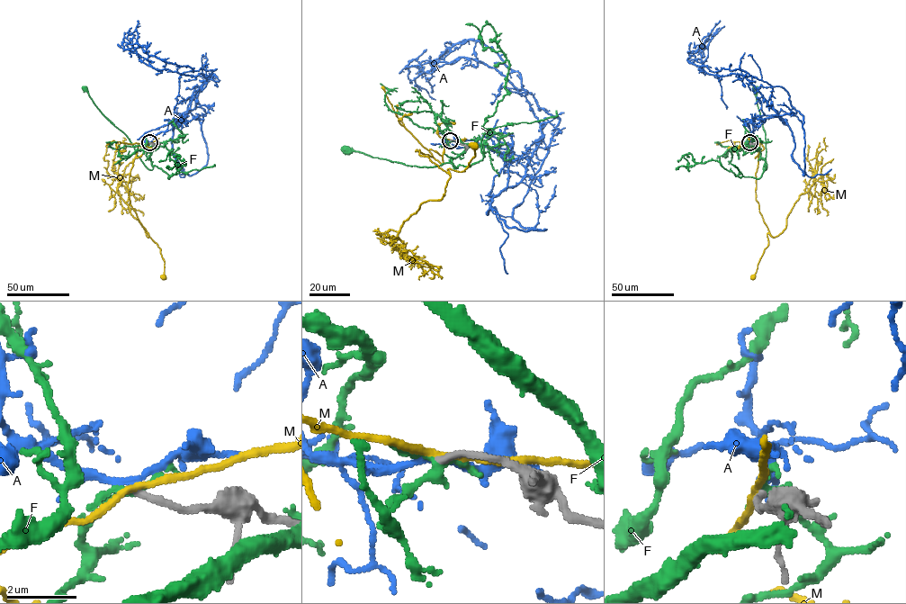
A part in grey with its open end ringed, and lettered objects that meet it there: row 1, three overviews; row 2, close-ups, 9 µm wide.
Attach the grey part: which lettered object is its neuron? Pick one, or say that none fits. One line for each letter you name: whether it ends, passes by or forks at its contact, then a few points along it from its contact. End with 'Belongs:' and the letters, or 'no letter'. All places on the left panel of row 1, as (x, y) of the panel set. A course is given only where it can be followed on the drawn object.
Belongs: no letter

